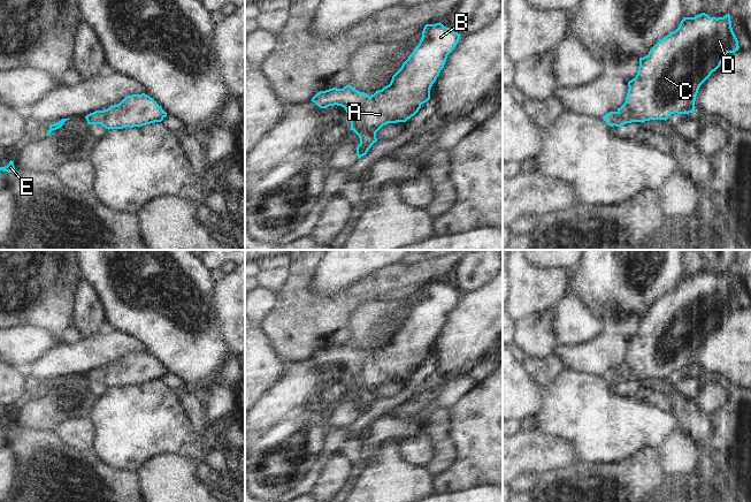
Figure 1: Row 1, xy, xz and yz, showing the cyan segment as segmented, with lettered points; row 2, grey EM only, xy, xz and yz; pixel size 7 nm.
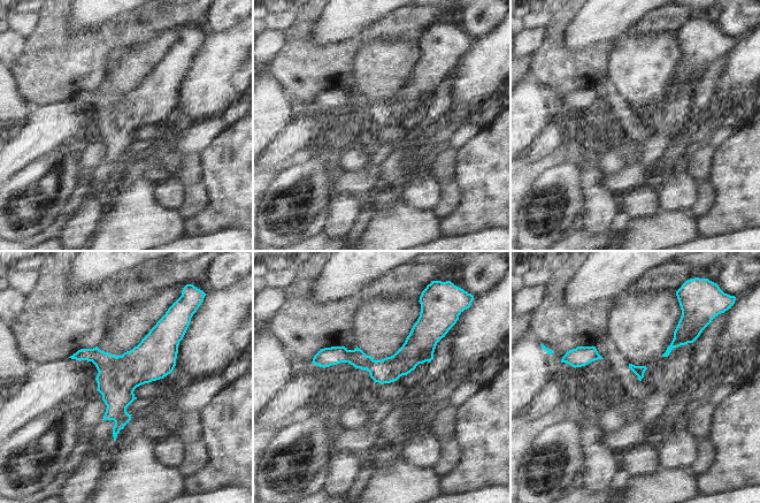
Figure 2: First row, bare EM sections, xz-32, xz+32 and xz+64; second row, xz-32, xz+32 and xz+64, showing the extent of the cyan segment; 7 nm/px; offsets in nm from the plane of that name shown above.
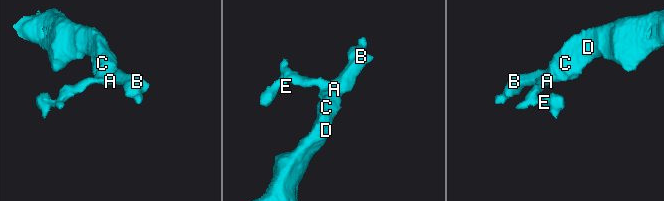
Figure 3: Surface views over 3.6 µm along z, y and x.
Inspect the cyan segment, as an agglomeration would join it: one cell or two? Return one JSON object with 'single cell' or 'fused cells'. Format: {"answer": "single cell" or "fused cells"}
{"answer": "single cell"}

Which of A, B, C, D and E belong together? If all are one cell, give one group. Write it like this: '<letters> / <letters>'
A B C D E

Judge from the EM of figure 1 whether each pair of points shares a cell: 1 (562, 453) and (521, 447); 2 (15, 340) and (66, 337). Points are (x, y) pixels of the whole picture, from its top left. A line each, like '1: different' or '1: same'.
1: same
2: same

